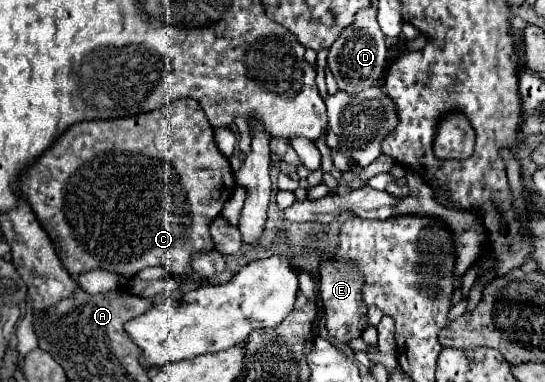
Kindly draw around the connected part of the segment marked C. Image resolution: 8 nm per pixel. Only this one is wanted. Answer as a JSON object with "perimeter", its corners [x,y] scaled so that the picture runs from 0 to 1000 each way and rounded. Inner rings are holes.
{"perimeter":[[[323,259],[305,270],[301,280],[272,296],[253,296],[250,306],[224,306],[224,312],[176,312],[176,317],[147,317],[128,327],[55,437],[48,437],[37,453],[37,500],[55,531],[59,552],[66,558],[77,599],[88,610],[103,668],[110,673],[114,699],[136,725],[143,715],[165,709],[165,704],[191,704],[206,709],[228,725],[246,725],[253,709],[275,694],[297,694],[305,709],[319,720],[345,720],[352,715],[349,699],[349,662],[374,662],[374,652],[389,652],[393,636],[385,626],[385,579],[404,563],[404,547],[411,531],[422,521],[429,505],[429,463],[426,463],[426,437],[418,416],[404,401],[404,390],[393,374],[393,343],[374,306],[374,291],[367,275],[352,259]]]}

